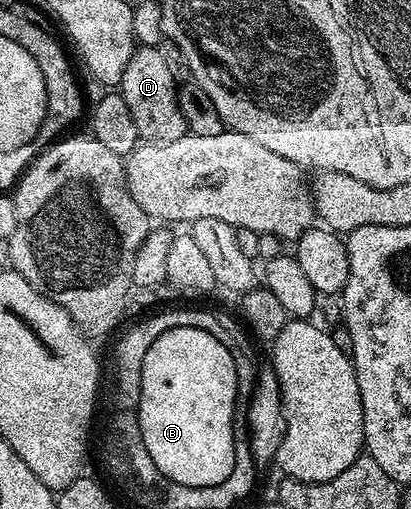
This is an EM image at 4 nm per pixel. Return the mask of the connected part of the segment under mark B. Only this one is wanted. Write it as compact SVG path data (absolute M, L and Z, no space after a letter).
M179 328L178 333L164 331L164 335L160 335L160 339L156 339L156 343L152 343L148 353L144 355L143 375L140 379L138 422L144 439L144 447L148 451L148 455L152 455L152 463L156 463L158 470L169 481L175 481L188 487L201 487L202 485L212 487L224 483L224 479L228 479L228 475L232 475L232 467L236 456L236 449L234 450L234 408L238 404L240 404L240 398L238 396L238 376L236 375L234 360L232 357L226 357L226 353L222 353L222 345L214 345L214 341L210 341L210 337L206 337L206 333L194 333L194 329Z

